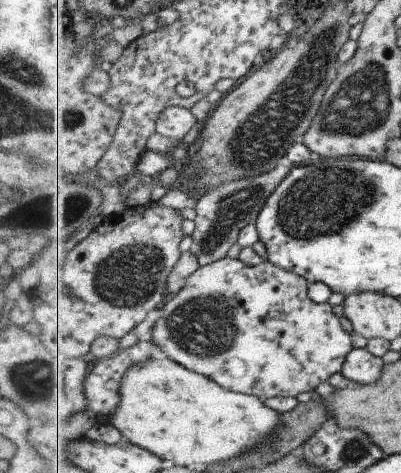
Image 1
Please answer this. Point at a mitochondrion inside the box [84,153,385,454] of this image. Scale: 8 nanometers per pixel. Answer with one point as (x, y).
(322, 203)

